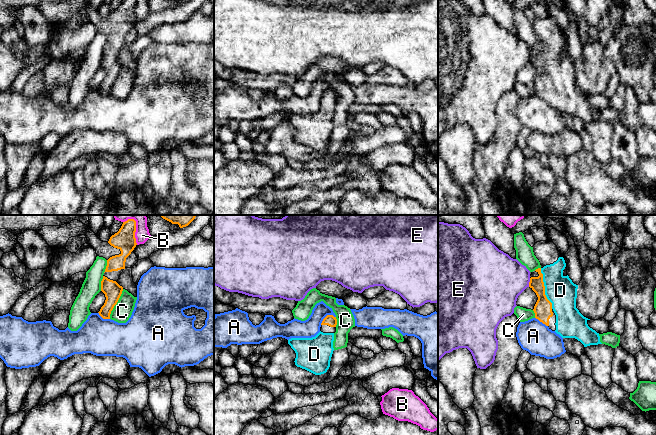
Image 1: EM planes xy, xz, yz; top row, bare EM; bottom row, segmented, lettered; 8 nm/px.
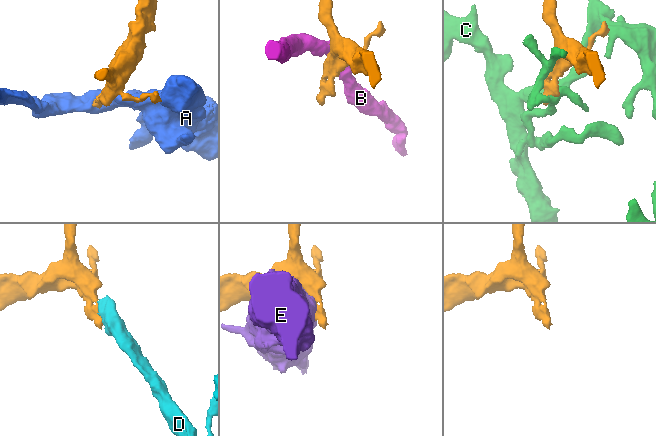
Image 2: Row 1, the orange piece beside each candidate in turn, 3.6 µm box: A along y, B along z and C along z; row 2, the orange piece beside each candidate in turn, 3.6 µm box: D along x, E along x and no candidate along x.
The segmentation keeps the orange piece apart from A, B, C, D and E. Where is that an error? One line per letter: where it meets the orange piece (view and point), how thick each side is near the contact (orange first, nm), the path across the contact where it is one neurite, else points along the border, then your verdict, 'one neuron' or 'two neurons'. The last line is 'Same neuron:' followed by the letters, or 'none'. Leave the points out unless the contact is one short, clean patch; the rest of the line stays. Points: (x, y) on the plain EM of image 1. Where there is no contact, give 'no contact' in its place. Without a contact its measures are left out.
A: contact xz (326, 92); calibres 90 and 150 nm; border xz (335, 92), (327, 91), (320, 100); two neurons
B: contact xy (134, 10); calibres 170 and 120 nm; two neurons
C: contact xy (116, 79); calibres 140 and 160 nm; two neurons
D: contact yz (544, 64); calibres 140 and 240 nm; way yz (543, 84), (544, 64), (560, 66); one neuron
E: contact yz (529, 58); calibres 140 and 400 nm; two neurons
Same neuron: D

